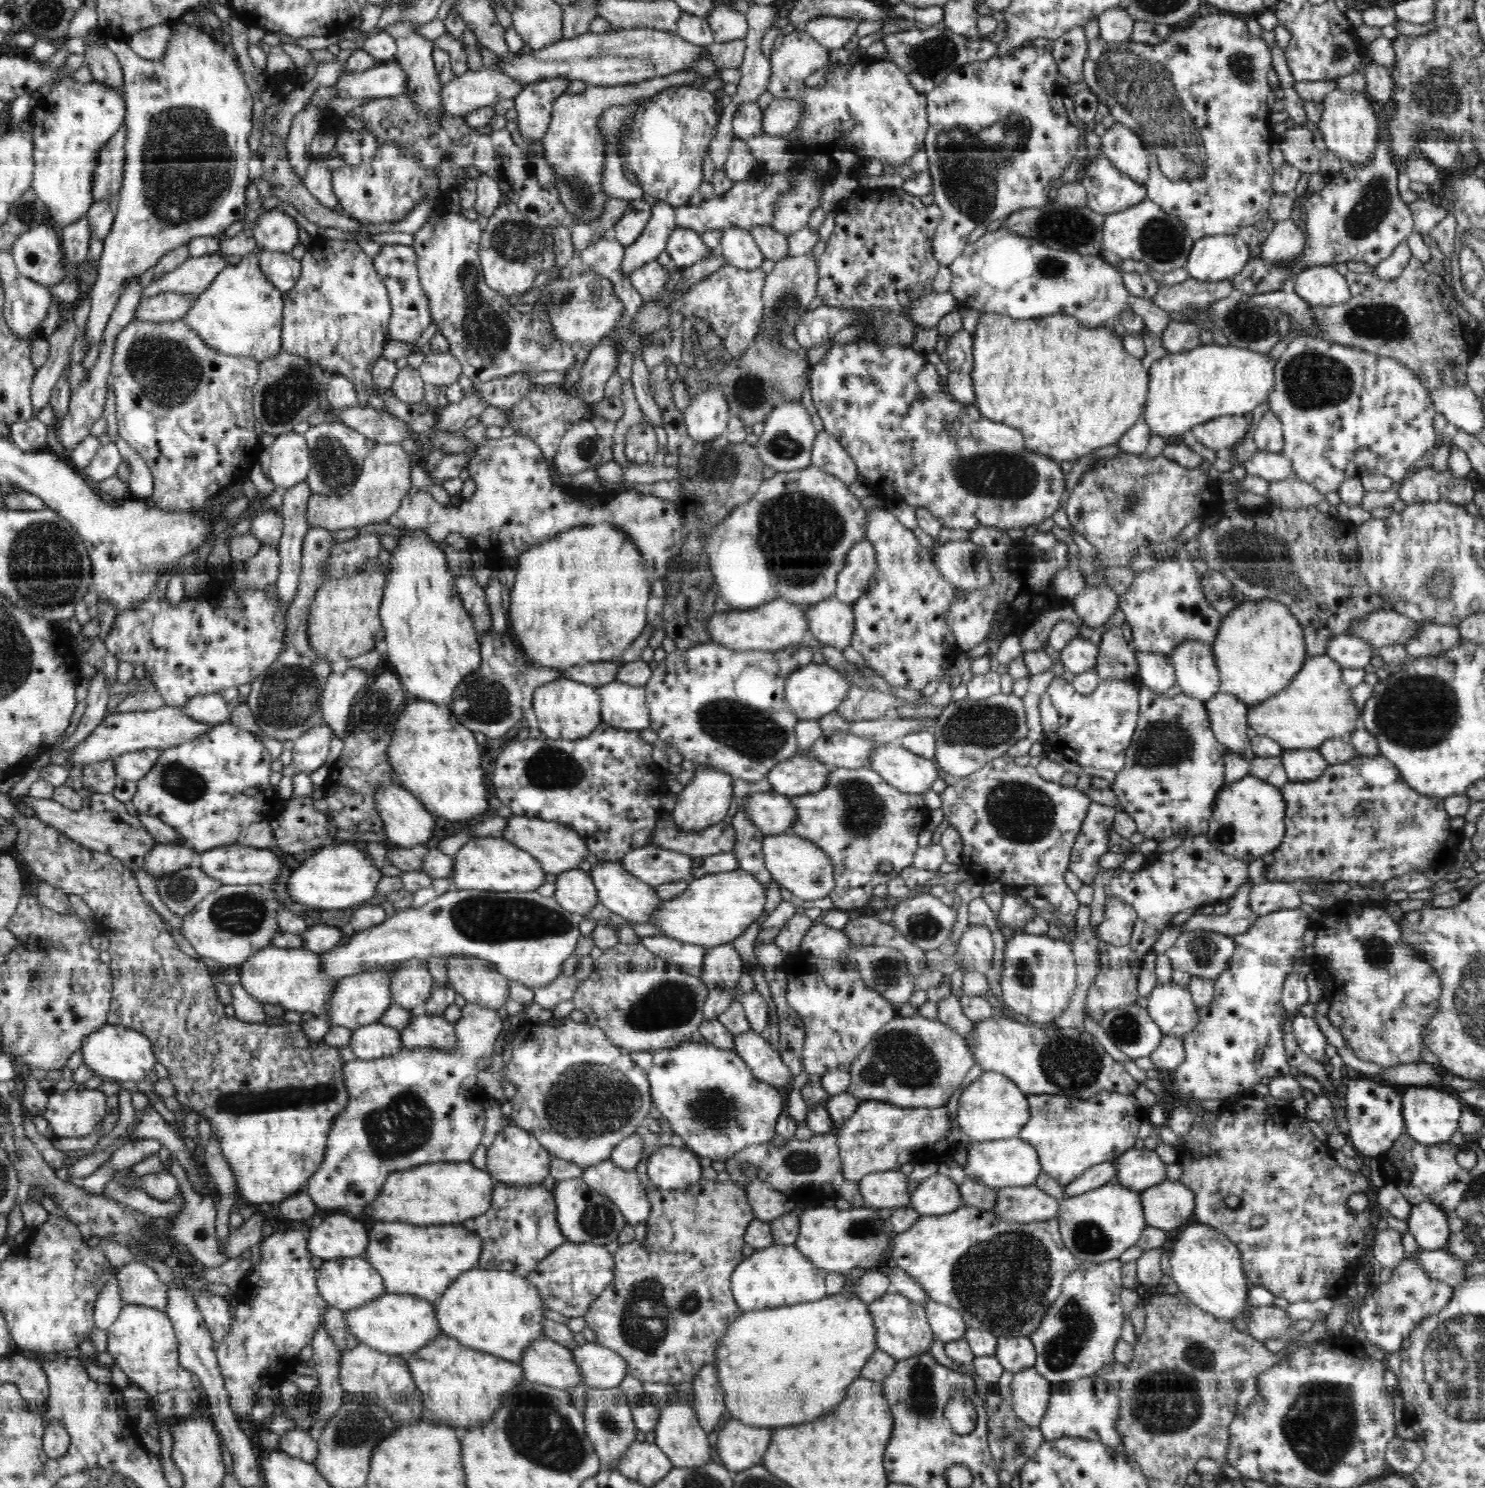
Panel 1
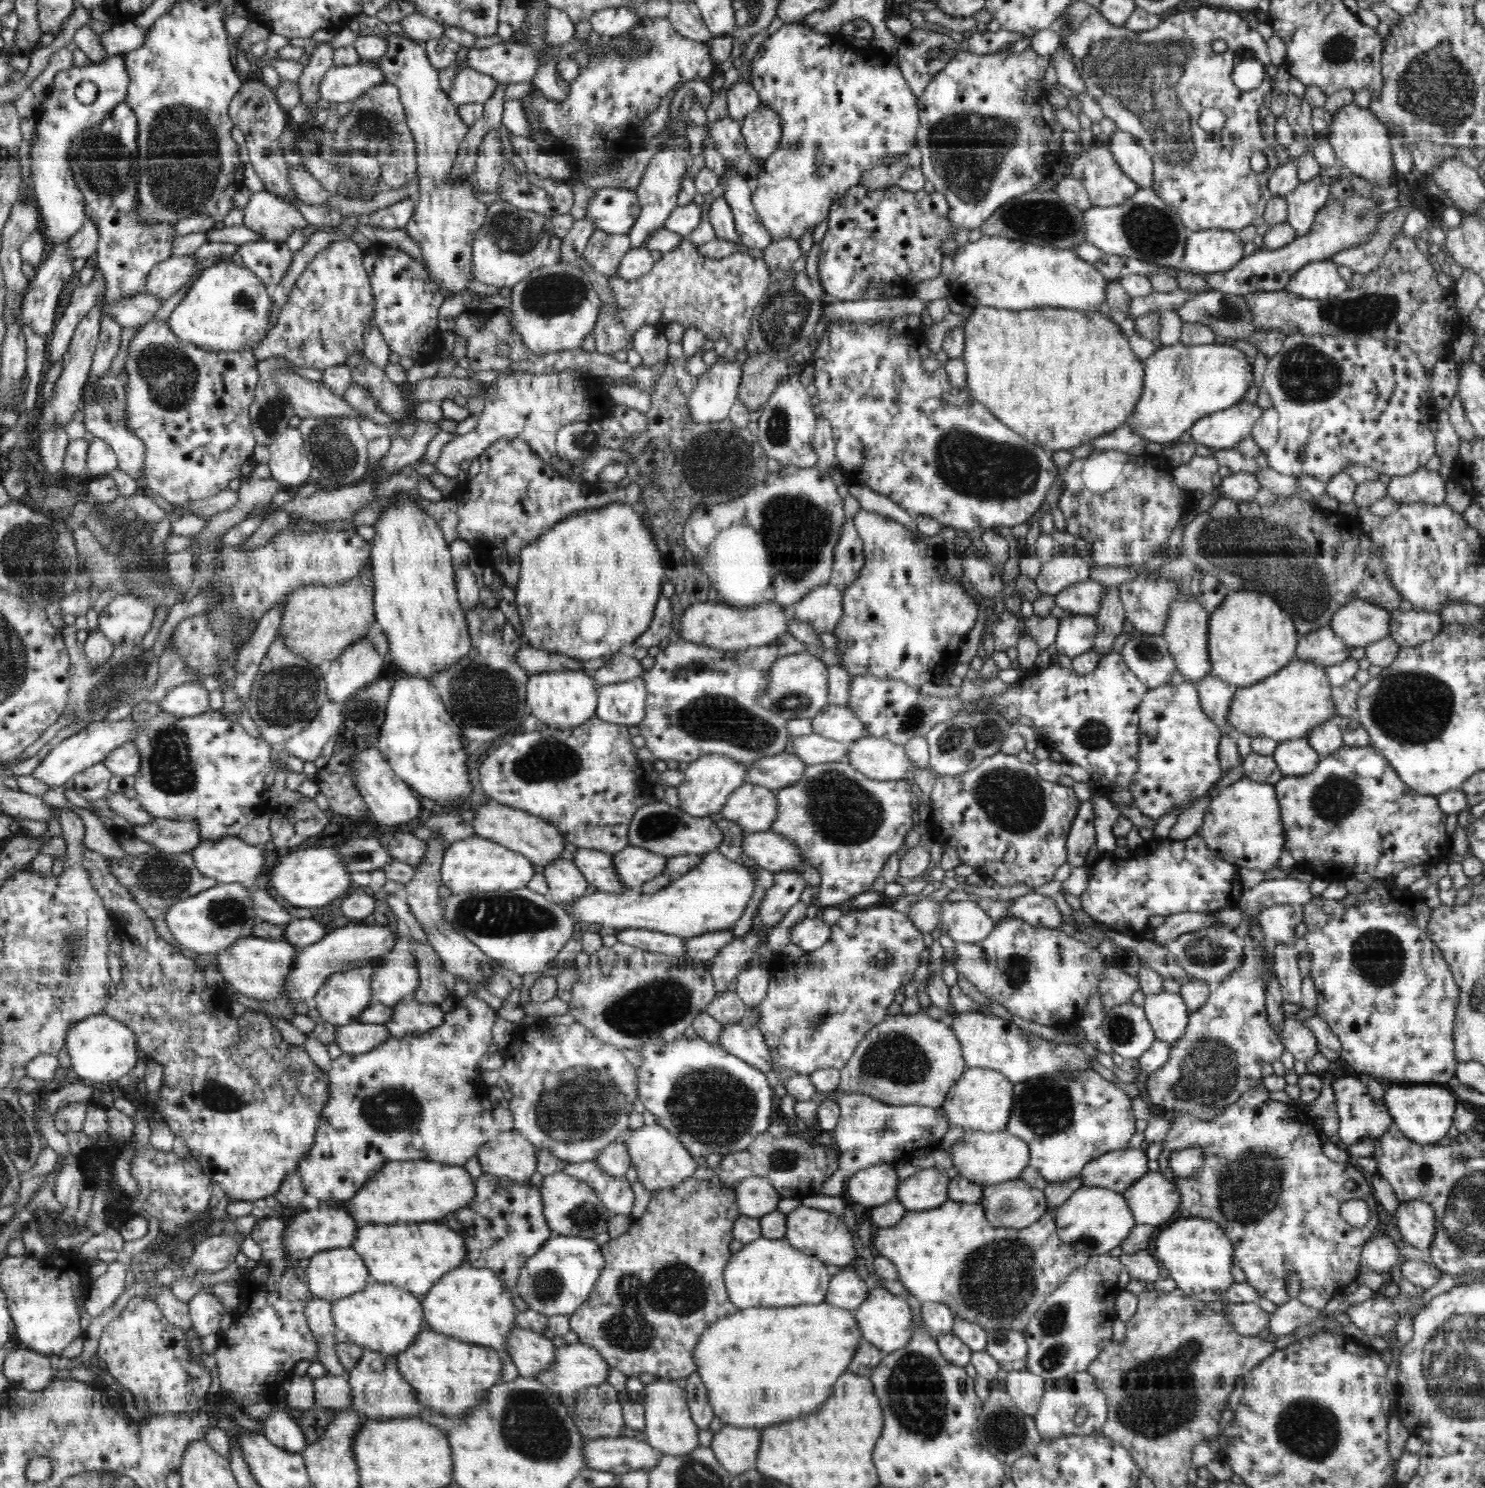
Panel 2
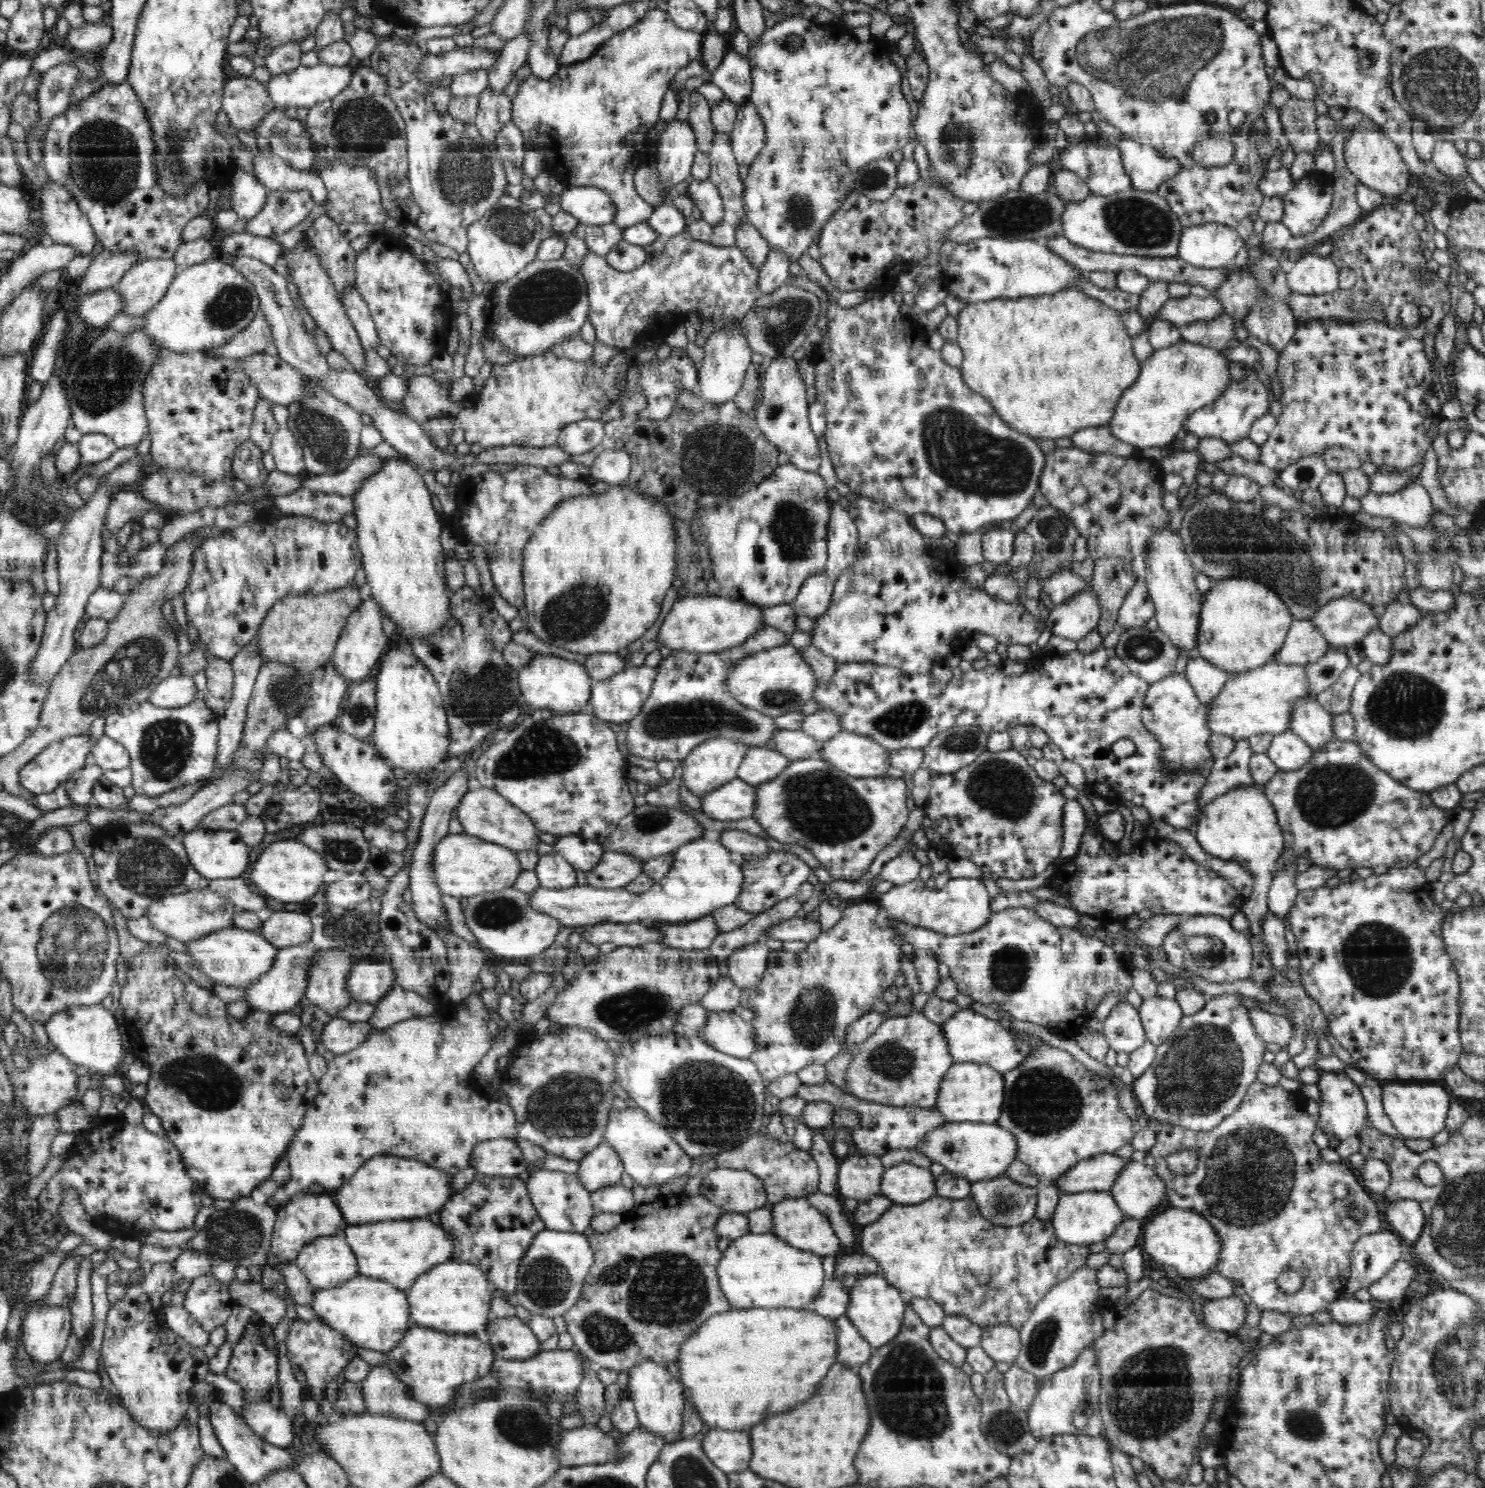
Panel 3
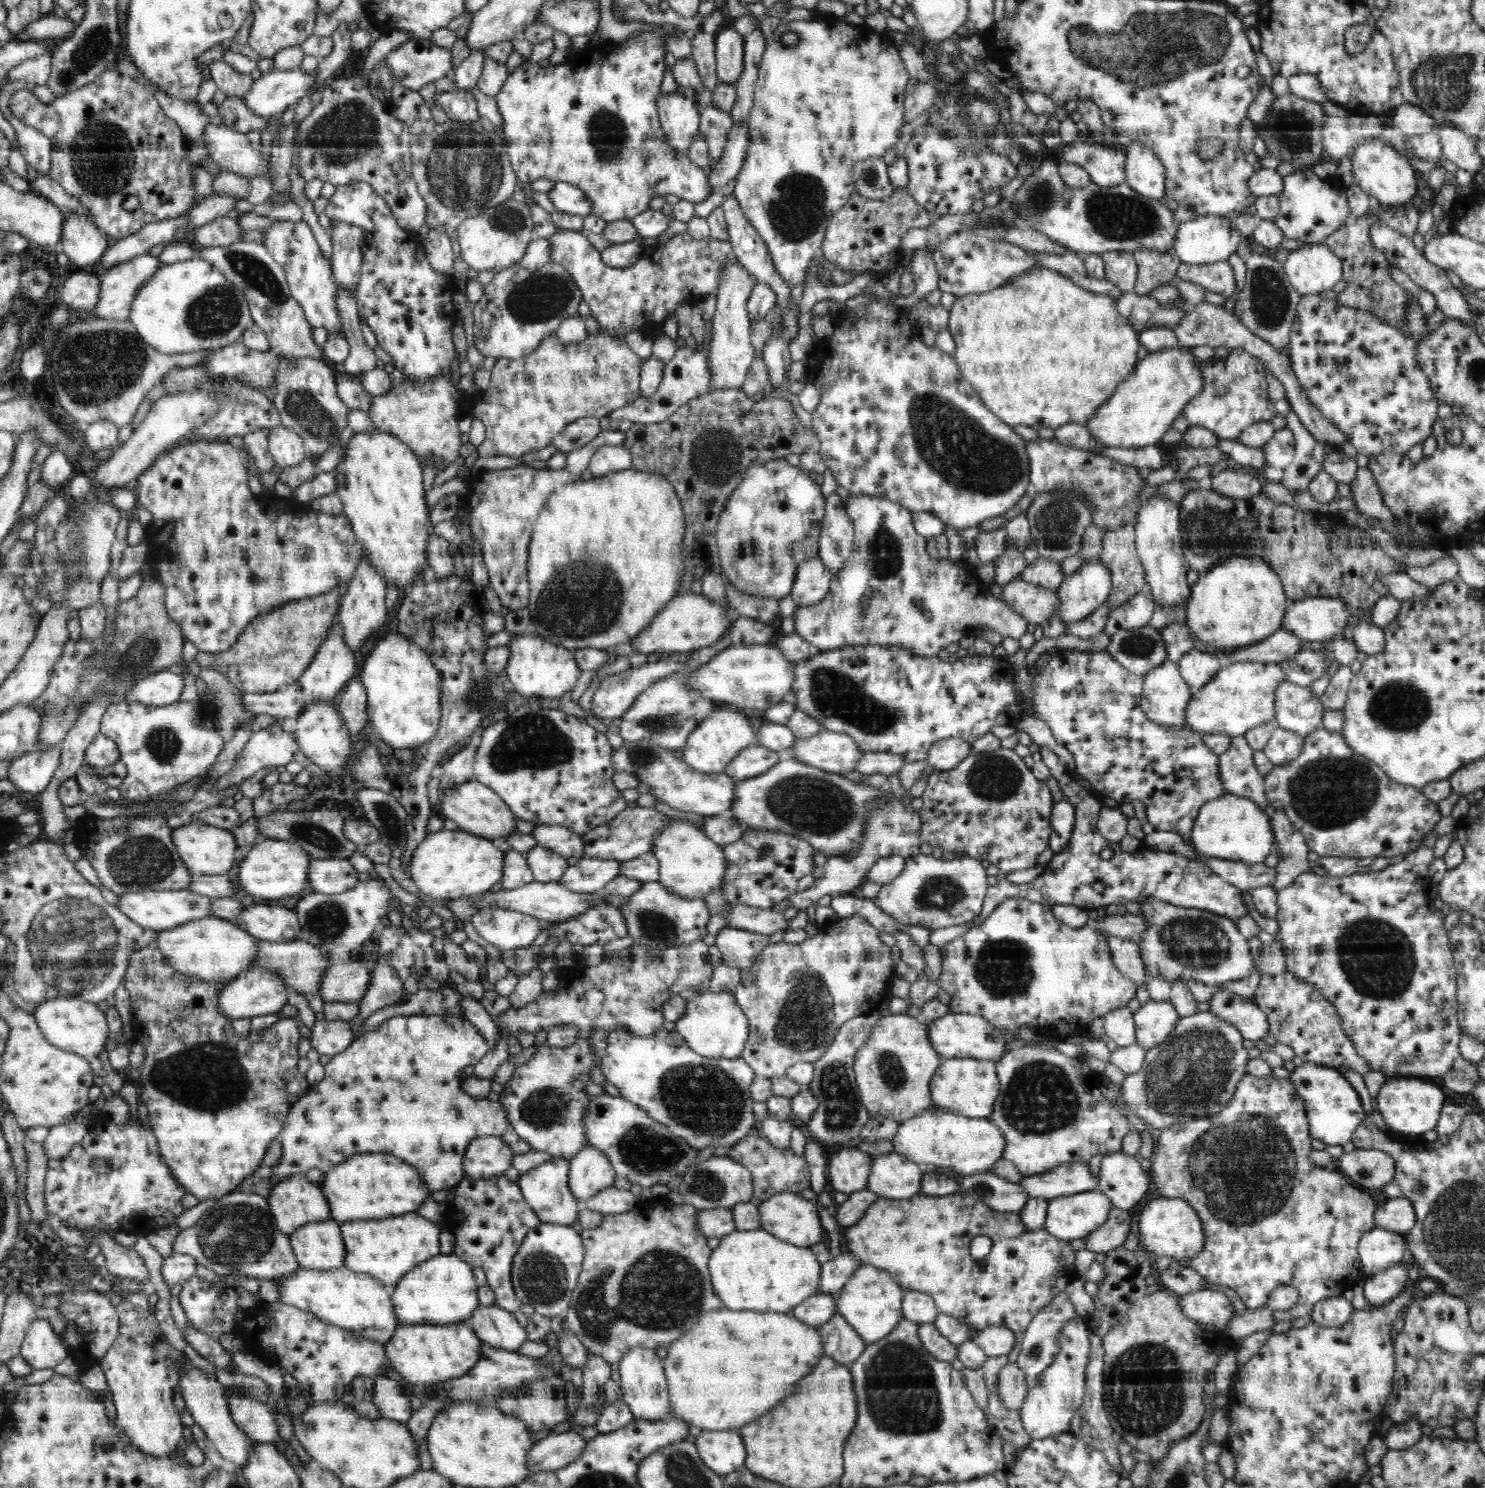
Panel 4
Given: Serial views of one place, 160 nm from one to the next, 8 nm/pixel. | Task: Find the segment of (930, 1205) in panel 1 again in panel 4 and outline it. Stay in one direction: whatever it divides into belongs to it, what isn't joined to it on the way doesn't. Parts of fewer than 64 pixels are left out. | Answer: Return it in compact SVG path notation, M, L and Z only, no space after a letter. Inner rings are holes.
M882 1153L872 1157L867 1189L879 1197L910 1200L920 1195L922 1175L926 1171L927 1168L911 1162L906 1156Z

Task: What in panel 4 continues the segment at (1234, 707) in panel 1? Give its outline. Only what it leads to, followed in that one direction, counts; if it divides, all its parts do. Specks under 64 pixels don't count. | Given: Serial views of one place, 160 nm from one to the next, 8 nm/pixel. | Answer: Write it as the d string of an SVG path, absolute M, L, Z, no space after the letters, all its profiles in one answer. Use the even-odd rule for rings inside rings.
M1195 649L1178 660L1178 667L1190 693L1194 695L1220 672L1222 664L1216 656Z

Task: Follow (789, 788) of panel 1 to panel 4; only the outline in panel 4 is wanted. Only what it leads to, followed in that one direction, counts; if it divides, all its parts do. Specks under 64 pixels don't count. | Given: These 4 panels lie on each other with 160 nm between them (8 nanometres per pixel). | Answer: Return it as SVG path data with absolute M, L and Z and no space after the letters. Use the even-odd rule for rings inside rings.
M752 744L743 748L725 767L723 772L734 780L748 780L764 774L778 762L776 751Z

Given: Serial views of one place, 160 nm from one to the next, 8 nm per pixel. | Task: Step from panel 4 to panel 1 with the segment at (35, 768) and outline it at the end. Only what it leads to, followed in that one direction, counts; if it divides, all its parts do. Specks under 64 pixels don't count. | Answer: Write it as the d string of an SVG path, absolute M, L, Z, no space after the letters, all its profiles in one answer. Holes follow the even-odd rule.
M162 706L157 710L122 712L122 714L111 714L88 735L83 743L76 745L66 758L73 764L88 765L108 758L117 757L127 752L142 750L143 748L171 747L193 741L198 735L210 729L206 723L196 722L196 720L184 715L180 707Z

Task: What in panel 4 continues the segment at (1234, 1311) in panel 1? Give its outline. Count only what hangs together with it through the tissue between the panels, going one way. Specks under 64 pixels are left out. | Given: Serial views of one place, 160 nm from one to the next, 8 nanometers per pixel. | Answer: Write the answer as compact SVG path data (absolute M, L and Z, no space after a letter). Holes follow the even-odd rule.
M1154 1198L1144 1206L1138 1218L1138 1232L1140 1234L1142 1248L1154 1252L1156 1257L1169 1257L1174 1262L1190 1260L1194 1256L1200 1256L1199 1252L1204 1248L1205 1236L1201 1219L1198 1213L1188 1205L1186 1200L1180 1198Z

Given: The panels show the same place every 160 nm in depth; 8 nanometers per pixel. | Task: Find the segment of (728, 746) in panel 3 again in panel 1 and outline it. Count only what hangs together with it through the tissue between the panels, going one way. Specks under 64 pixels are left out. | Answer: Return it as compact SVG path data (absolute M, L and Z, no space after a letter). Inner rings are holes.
M711 765L696 766L694 771L694 780L690 784L684 785L682 792L677 794L675 807L671 811L676 827L680 827L684 831L699 831L724 820L733 796L732 783L735 780L729 772Z

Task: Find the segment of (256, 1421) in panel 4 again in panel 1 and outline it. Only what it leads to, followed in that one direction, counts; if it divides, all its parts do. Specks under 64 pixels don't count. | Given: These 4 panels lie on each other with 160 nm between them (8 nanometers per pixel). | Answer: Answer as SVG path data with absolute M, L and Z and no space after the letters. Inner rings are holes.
M295 1427L292 1430L287 1430L279 1436L278 1450L286 1453L290 1457L296 1457L312 1463L318 1452L318 1443L316 1435Z

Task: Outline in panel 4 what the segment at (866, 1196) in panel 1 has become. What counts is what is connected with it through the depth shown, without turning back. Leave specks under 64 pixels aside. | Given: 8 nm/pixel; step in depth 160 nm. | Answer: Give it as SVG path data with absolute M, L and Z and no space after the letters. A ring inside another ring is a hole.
M844 1148L827 1158L827 1182L835 1192L848 1195L867 1189L872 1156L857 1149Z

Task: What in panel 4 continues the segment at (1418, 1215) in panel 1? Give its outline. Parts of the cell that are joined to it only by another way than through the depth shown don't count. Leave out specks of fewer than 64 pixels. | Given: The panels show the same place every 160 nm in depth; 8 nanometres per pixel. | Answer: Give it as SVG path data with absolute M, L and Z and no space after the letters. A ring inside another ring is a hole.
M1389 1198L1384 1206L1377 1207L1373 1219L1378 1228L1404 1235L1416 1222L1416 1213L1410 1200Z

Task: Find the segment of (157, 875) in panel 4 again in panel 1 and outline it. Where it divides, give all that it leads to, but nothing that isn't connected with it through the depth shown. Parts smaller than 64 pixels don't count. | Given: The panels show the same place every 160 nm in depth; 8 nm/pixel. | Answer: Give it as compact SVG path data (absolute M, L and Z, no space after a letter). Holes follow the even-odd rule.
M198 865L187 866L172 874L158 877L156 890L166 908L183 917L211 892L216 892L223 883L210 878Z

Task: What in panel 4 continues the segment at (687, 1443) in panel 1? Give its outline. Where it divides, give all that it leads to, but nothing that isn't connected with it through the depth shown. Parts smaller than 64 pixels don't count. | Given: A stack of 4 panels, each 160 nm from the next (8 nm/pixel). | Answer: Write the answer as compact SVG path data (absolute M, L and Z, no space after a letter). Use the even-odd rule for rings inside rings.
M644 1345L633 1346L619 1360L620 1392L636 1419L649 1419L658 1422L668 1418L670 1412L670 1394L666 1380L663 1360L660 1360L654 1349Z

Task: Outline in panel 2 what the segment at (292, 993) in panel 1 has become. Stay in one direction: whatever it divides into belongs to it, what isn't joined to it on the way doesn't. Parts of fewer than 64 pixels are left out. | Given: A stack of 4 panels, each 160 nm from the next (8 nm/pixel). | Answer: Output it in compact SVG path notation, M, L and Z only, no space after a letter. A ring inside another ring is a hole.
M244 937L236 940L228 948L215 954L217 970L222 974L226 984L237 992L256 1000L272 1001L283 998L283 984L289 973L296 953L300 947L282 940L263 939L260 937Z

